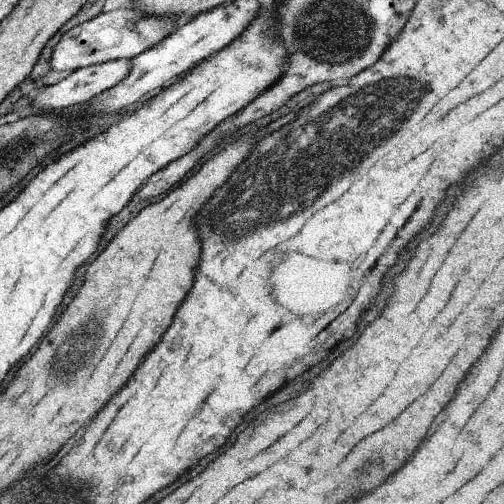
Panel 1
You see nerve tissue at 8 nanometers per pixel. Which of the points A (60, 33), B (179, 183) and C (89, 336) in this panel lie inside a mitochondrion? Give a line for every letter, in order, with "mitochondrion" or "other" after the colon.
A: other
B: other
C: mitochondrion

